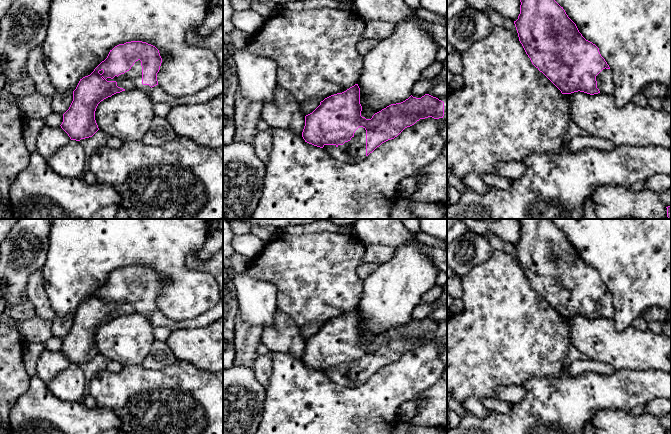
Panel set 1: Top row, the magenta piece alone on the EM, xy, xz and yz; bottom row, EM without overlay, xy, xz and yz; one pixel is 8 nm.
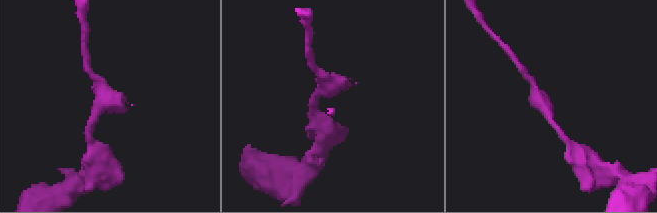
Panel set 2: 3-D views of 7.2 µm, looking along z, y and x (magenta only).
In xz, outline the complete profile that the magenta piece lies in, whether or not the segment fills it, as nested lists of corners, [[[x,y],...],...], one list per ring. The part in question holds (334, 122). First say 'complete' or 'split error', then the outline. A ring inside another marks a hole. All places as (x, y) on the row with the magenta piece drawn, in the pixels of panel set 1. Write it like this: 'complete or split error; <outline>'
split error; [[[358,84],[350,87],[342,93],[337,93],[325,98],[320,105],[310,114],[305,116],[305,126],[302,137],[305,142],[323,148],[334,158],[349,164],[363,161],[382,143],[394,139],[405,128],[414,125],[420,119],[432,117],[439,120],[440,133],[444,140],[441,154],[429,165],[417,170],[412,176],[423,175],[424,178],[419,182],[417,190],[412,194],[416,202],[422,203],[441,203],[447,205],[447,98],[436,98],[425,94],[421,98],[412,95],[401,103],[391,104],[381,111],[375,113],[371,119],[361,116],[362,106],[360,104],[360,88]]]

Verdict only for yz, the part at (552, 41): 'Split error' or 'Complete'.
Split error

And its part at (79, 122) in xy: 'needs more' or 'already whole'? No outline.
needs more

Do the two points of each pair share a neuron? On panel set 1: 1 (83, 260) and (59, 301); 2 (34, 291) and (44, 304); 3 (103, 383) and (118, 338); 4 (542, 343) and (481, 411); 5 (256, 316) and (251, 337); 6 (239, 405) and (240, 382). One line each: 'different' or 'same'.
1: same
2: same
3: different
4: different
5: different
6: same

